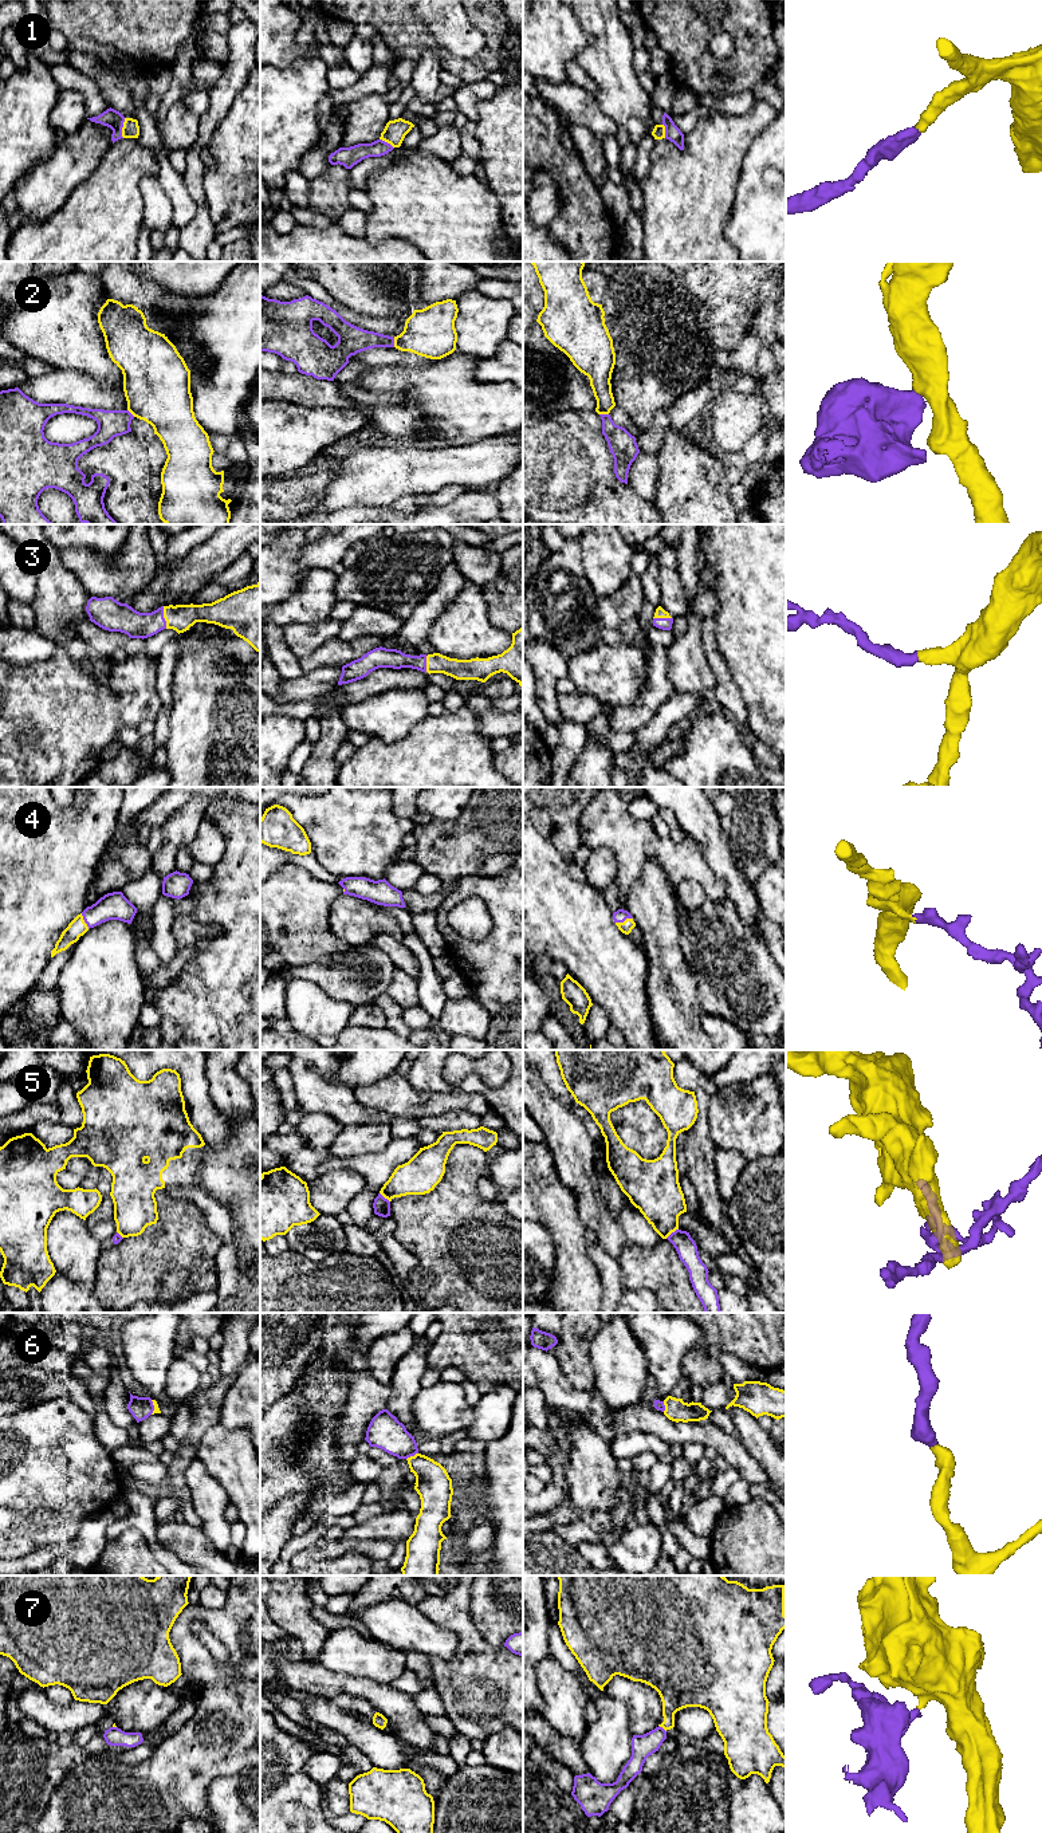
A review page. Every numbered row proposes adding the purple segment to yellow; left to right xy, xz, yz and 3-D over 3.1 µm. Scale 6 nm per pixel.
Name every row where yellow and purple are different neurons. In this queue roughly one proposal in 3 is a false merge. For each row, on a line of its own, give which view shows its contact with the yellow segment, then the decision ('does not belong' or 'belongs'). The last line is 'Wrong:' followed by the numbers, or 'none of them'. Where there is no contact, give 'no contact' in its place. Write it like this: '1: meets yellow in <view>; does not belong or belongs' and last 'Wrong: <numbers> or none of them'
1: meets yellow in xy; belongs
2: meets yellow in xz; does not belong
3: meets yellow in xy; belongs
4: meets yellow in yz; belongs
5: meets yellow in yz; does not belong
6: meets yellow in xz; belongs
7: meets yellow in yz; does not belong
Wrong: 2, 5, 7

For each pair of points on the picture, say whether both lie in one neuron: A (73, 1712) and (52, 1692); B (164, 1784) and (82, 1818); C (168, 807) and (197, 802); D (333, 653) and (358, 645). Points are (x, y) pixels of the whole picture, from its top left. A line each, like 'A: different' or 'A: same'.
A: different
B: same
C: different
D: same

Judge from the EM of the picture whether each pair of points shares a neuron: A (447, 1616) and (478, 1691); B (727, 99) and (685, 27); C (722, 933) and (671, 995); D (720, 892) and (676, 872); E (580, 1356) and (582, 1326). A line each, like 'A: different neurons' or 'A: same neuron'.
A: same neuron
B: different neurons
C: different neurons
D: same neuron
E: same neuron

